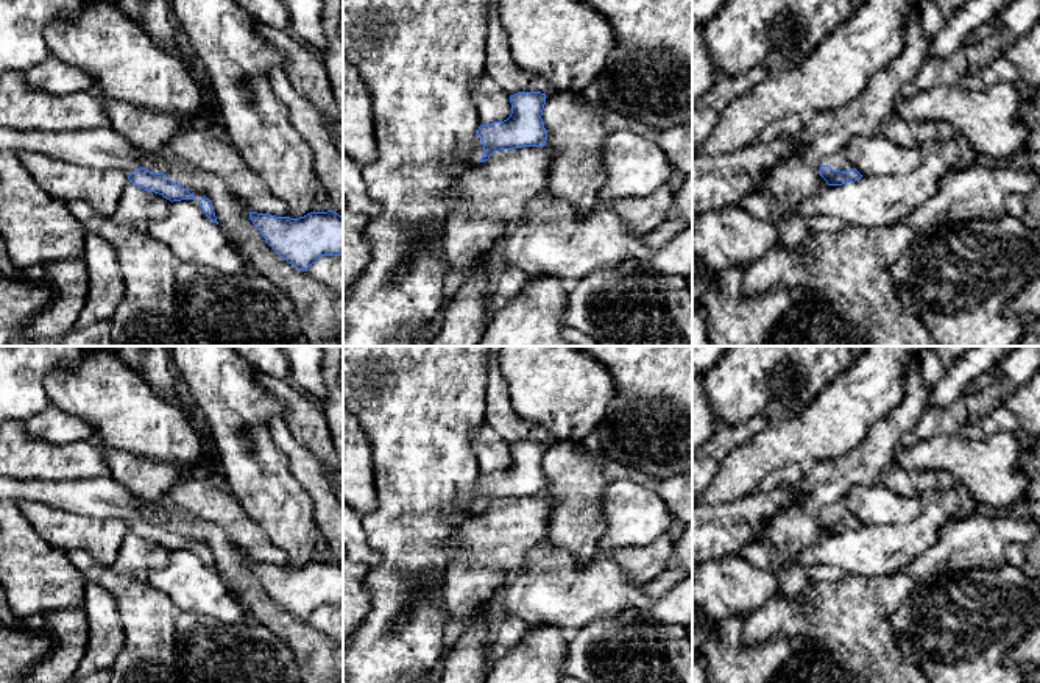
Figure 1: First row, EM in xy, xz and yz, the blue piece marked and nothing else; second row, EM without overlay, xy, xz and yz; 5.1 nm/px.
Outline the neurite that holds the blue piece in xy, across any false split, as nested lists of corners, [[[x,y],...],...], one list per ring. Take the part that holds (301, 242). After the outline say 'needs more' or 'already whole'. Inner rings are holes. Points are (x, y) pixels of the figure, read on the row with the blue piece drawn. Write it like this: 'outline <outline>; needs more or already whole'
outline [[[334,211],[299,218],[249,212],[265,242],[288,264],[307,271],[321,256],[343,256],[343,217]]]; already whole

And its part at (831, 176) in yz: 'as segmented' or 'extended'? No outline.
extended

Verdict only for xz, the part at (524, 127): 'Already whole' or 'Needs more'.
Needs more

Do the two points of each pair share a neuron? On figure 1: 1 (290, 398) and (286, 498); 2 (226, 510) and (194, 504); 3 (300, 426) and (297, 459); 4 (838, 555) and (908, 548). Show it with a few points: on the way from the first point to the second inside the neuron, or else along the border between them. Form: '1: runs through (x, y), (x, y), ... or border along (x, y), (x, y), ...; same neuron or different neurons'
1: border along (265, 389), (281, 403), (286, 420); different neurons
2: runs through (219, 506), (201, 504); same neuron
3: border along (284, 421), (290, 434), (323, 463); different neurons
4: runs through (855, 552), (891, 548); same neuron

